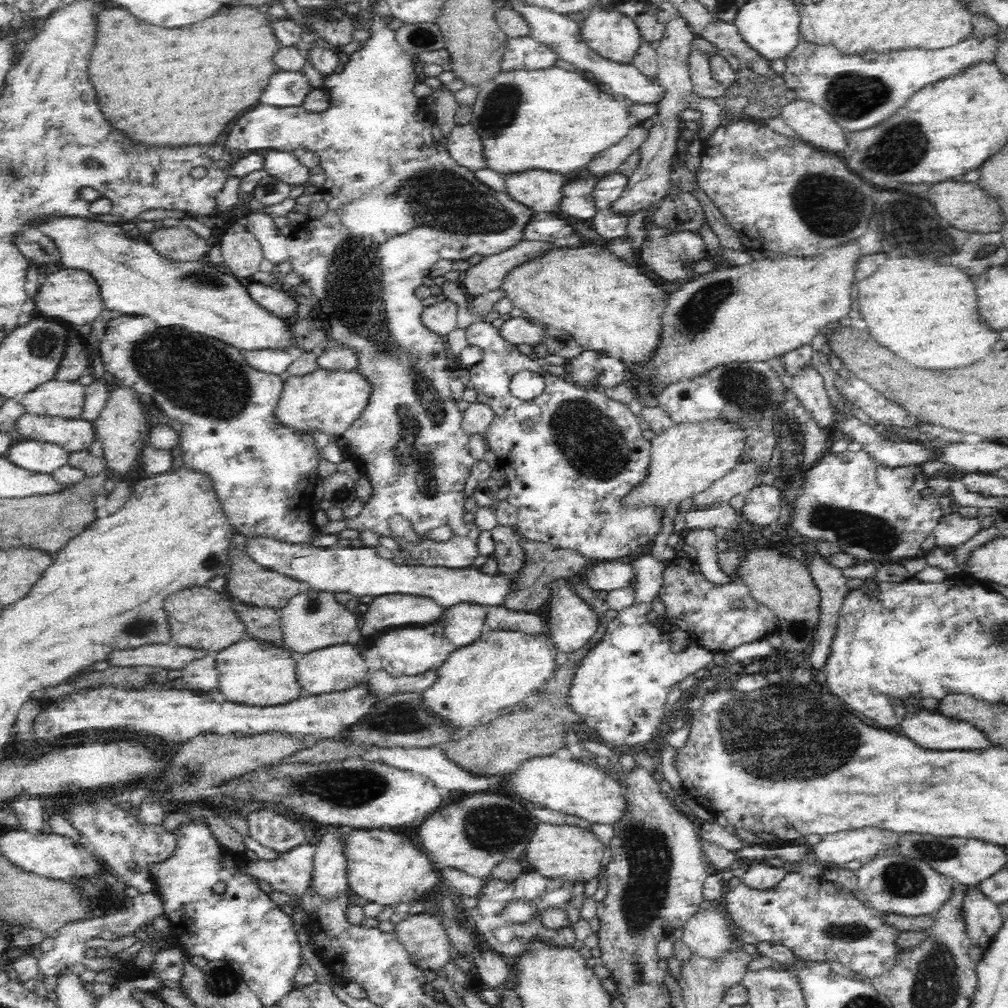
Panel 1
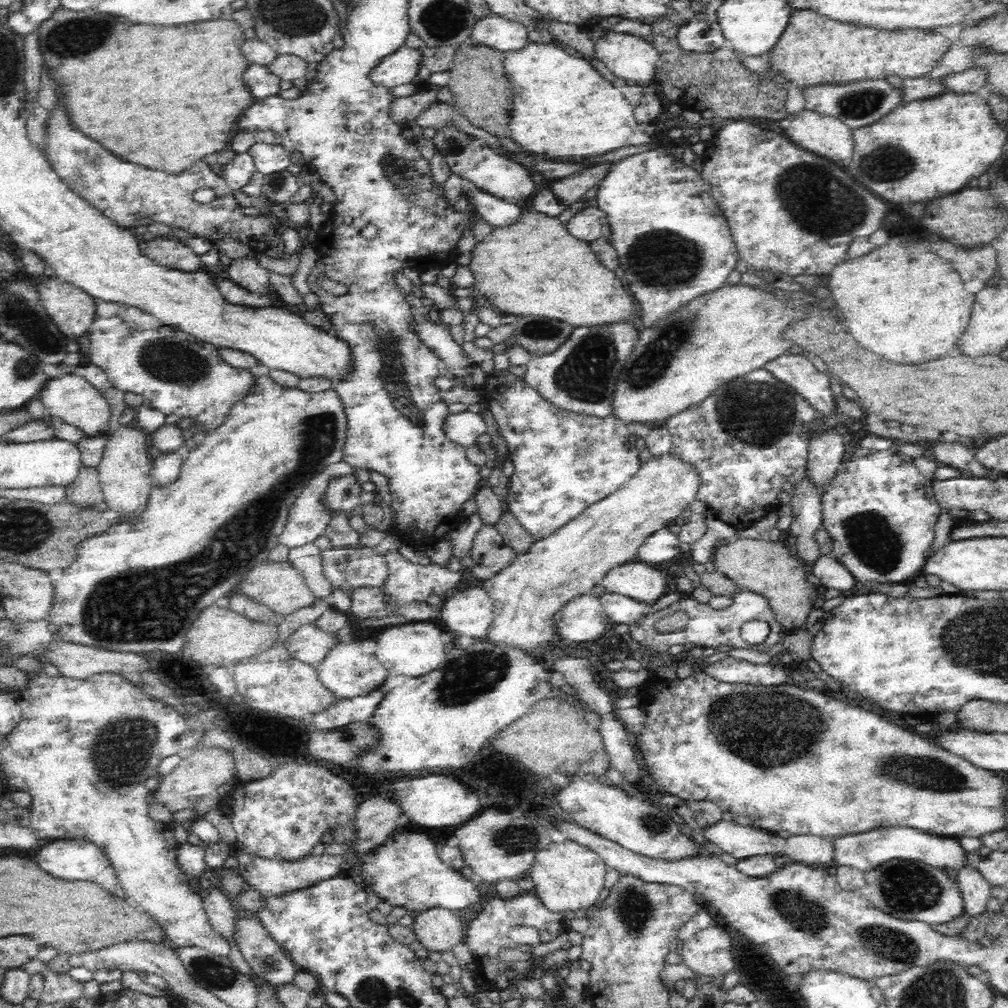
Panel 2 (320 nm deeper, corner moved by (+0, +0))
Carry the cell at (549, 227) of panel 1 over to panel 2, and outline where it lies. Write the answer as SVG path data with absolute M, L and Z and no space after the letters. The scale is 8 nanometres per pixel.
M465 183L462 186L462 194L472 203L474 210L488 221L491 228L513 226L522 217L522 208L519 208L516 203L483 192L474 184Z

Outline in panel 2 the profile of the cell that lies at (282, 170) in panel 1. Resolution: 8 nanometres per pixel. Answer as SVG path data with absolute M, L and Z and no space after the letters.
M256 142L248 152L252 155L255 167L263 175L284 172L290 166L292 155L281 144Z

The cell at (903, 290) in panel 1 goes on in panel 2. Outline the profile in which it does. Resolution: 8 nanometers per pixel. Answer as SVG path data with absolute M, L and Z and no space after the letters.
M904 236L890 238L888 246L864 258L844 262L828 275L826 286L834 294L834 311L847 321L853 338L898 364L936 360L958 348L975 300L950 262Z

